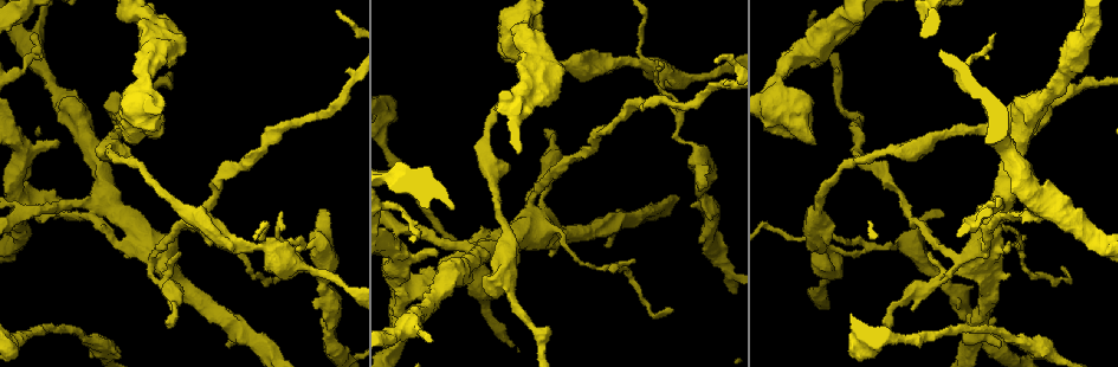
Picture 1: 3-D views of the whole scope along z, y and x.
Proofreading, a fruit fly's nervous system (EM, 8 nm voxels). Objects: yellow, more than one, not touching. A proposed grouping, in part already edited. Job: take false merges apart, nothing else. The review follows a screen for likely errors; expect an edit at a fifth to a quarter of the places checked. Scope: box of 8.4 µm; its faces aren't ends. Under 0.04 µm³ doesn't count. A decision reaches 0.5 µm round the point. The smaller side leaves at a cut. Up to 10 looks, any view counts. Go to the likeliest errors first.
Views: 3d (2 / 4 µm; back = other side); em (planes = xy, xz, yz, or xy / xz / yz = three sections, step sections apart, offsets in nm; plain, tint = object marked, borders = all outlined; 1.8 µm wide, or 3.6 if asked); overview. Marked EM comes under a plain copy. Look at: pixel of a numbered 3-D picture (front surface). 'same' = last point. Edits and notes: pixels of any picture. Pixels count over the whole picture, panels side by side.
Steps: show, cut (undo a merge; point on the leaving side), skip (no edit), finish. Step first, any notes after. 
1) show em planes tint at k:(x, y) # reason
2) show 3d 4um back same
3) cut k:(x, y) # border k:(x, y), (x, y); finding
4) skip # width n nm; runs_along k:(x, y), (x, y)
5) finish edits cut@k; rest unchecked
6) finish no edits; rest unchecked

show em planes borders at 1:(272, 247) # small branch off a trunk

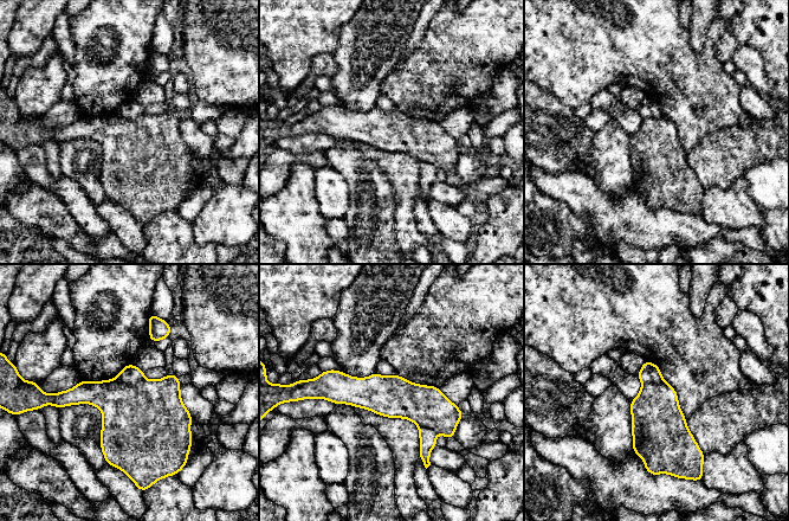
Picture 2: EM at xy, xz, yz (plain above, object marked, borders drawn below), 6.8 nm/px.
cut 2:(130, 374) # width 280 nm; border 2:(116, 378), (129, 384), (143, 379); two neurons meet here

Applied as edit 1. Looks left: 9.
show overview

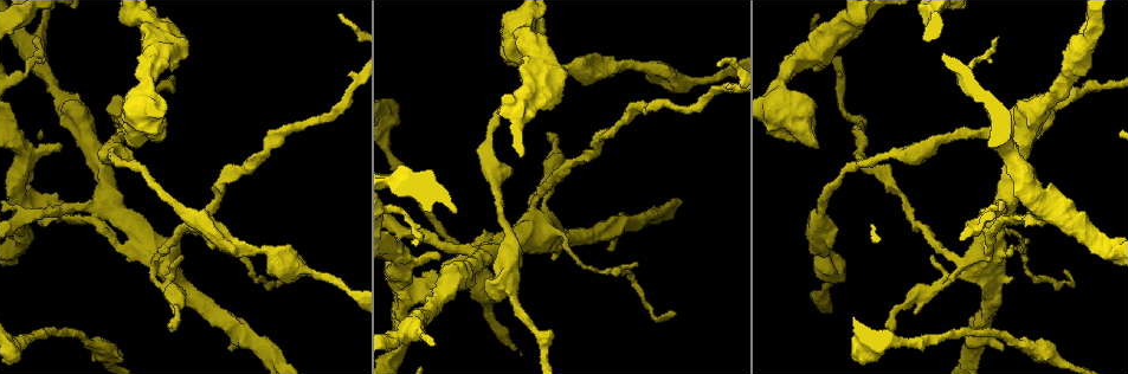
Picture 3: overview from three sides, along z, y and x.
show 3d 2um at 3:(934, 287) # calibre changes

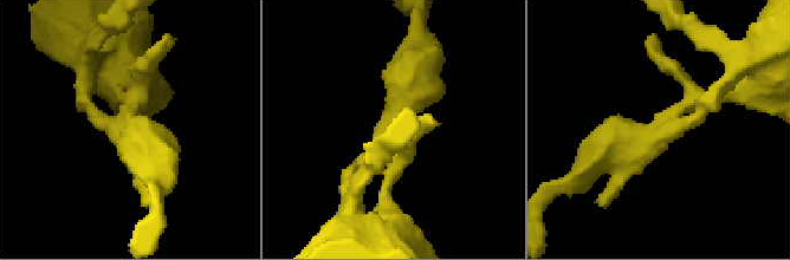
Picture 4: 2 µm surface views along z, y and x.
show em planes tint at 4:(126, 123) # shape alone is not enough

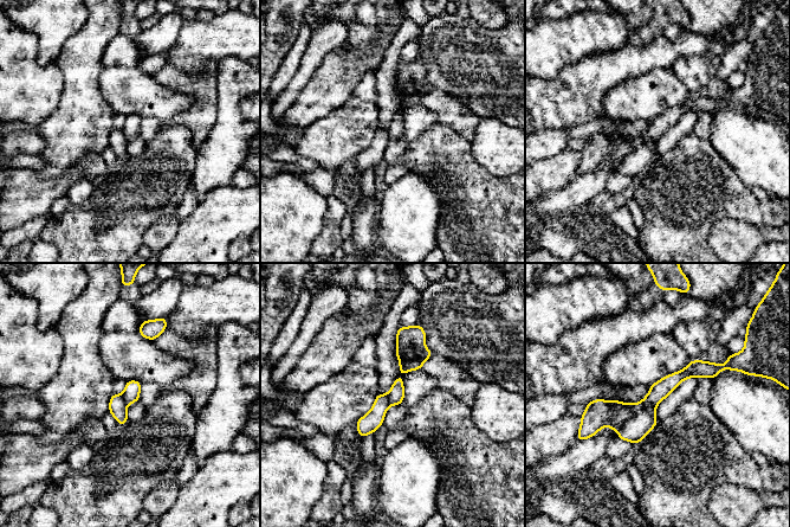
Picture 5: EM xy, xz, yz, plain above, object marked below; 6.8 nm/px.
cut 5:(634, 430) # border 5:(655, 405), (639, 410), (620, 430); a second neuron is stuck on

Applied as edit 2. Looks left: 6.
show em 3.6um planes tint at 3:(519, 23)

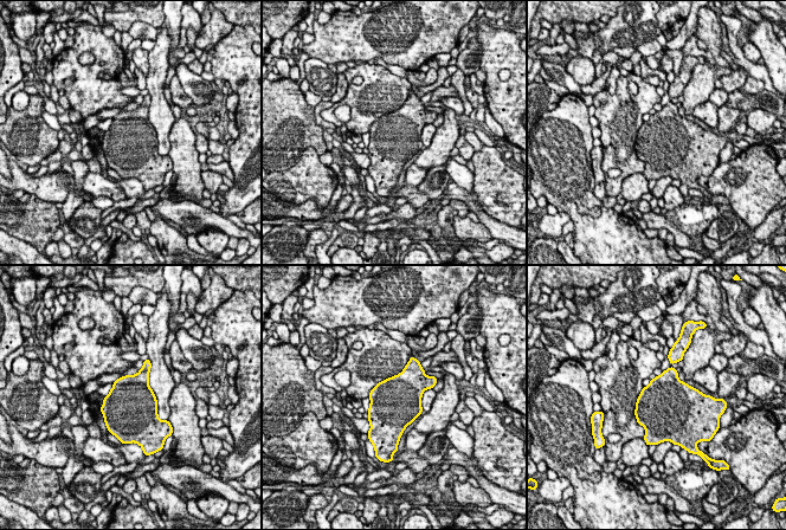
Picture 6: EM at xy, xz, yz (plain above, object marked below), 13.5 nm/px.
skip # width 650 nm; one neuron here

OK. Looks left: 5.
finish edits cut@2, cut@5; rest unchecked

